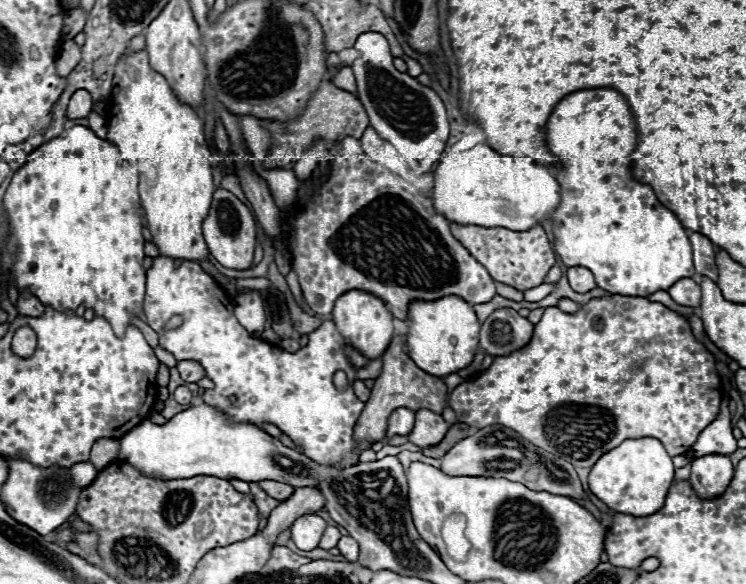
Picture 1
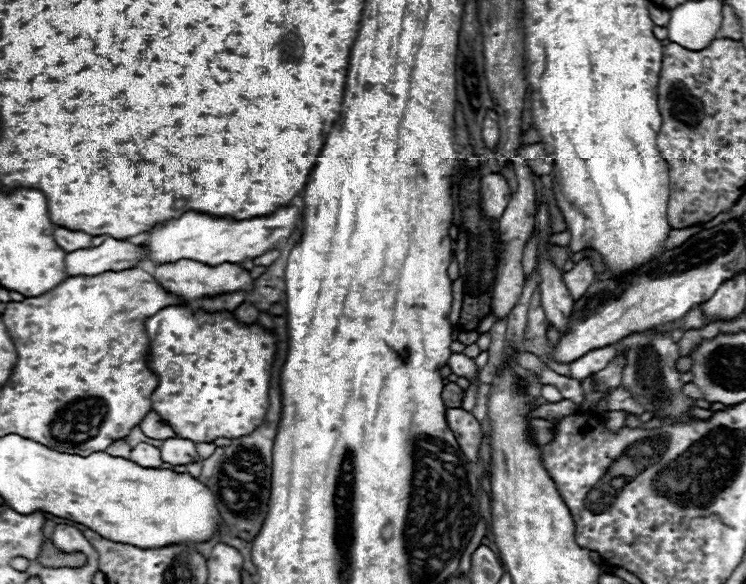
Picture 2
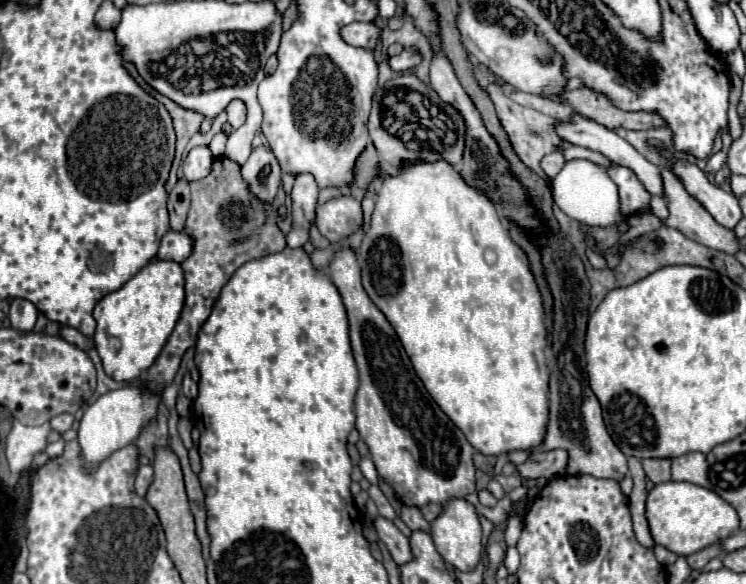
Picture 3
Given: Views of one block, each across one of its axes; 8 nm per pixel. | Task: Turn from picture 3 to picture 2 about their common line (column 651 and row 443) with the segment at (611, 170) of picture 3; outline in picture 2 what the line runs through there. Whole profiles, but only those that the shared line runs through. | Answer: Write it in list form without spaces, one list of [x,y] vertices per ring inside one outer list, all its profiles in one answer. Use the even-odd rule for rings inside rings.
[[[190,304],[186,306],[166,306],[160,312],[156,312],[154,316],[146,318],[144,322],[144,330],[148,334],[148,342],[150,342],[150,354],[148,354],[148,366],[150,370],[158,376],[158,386],[152,392],[152,410],[160,414],[160,418],[174,430],[176,436],[190,440],[194,444],[200,442],[214,442],[216,438],[240,438],[240,436],[248,436],[250,432],[254,432],[266,418],[268,412],[268,390],[270,390],[270,376],[272,376],[272,362],[276,356],[276,336],[272,332],[268,332],[266,328],[262,328],[260,324],[240,324],[236,322],[234,314],[230,312],[204,312],[204,310],[194,310]]]

